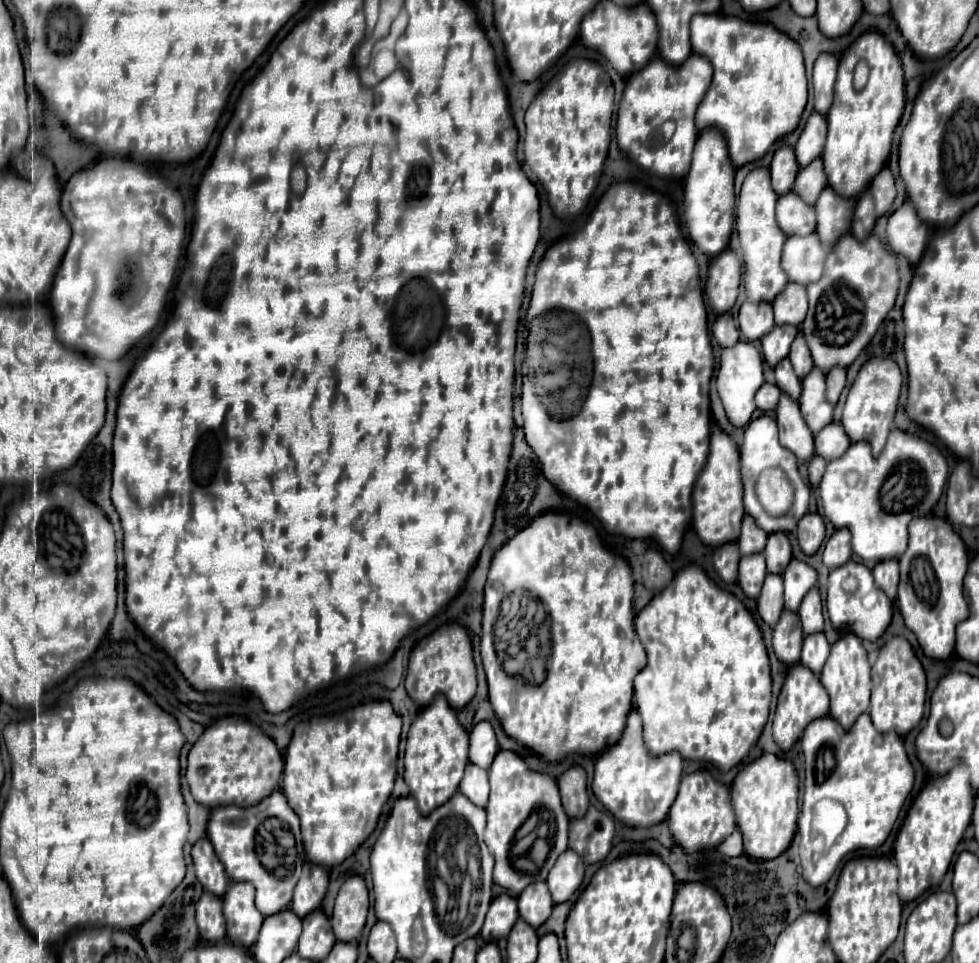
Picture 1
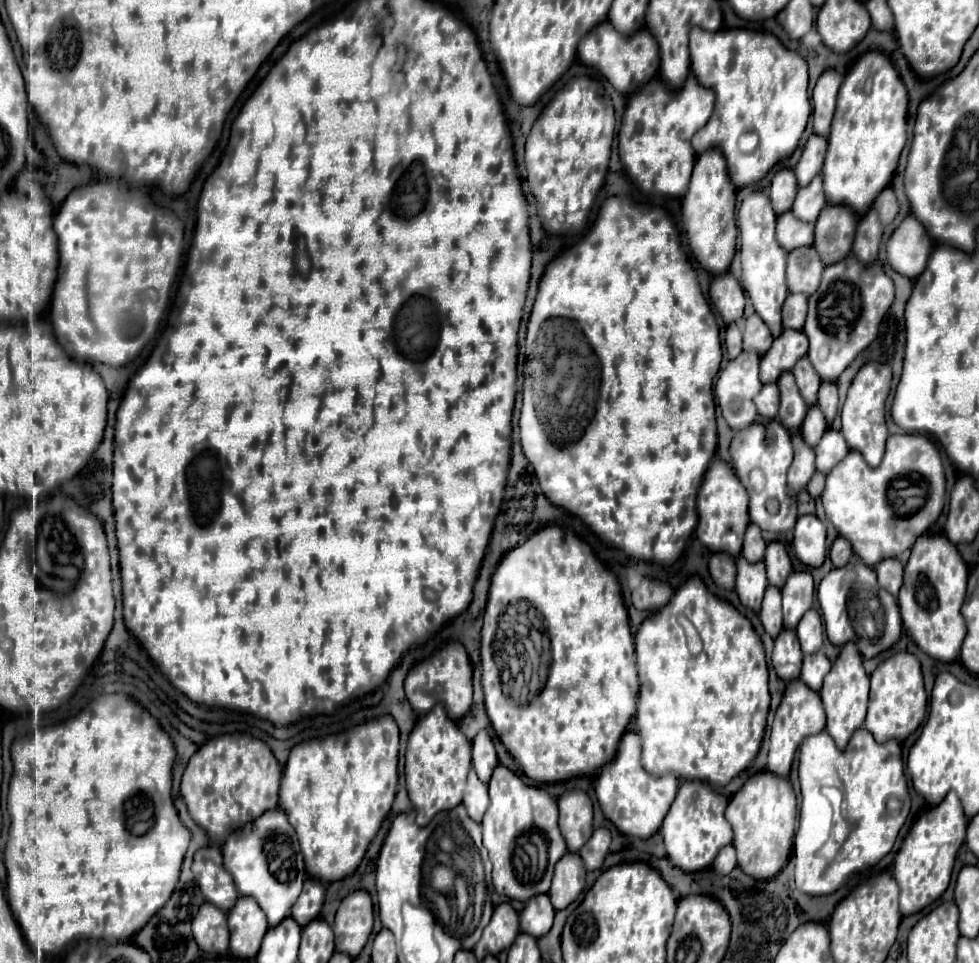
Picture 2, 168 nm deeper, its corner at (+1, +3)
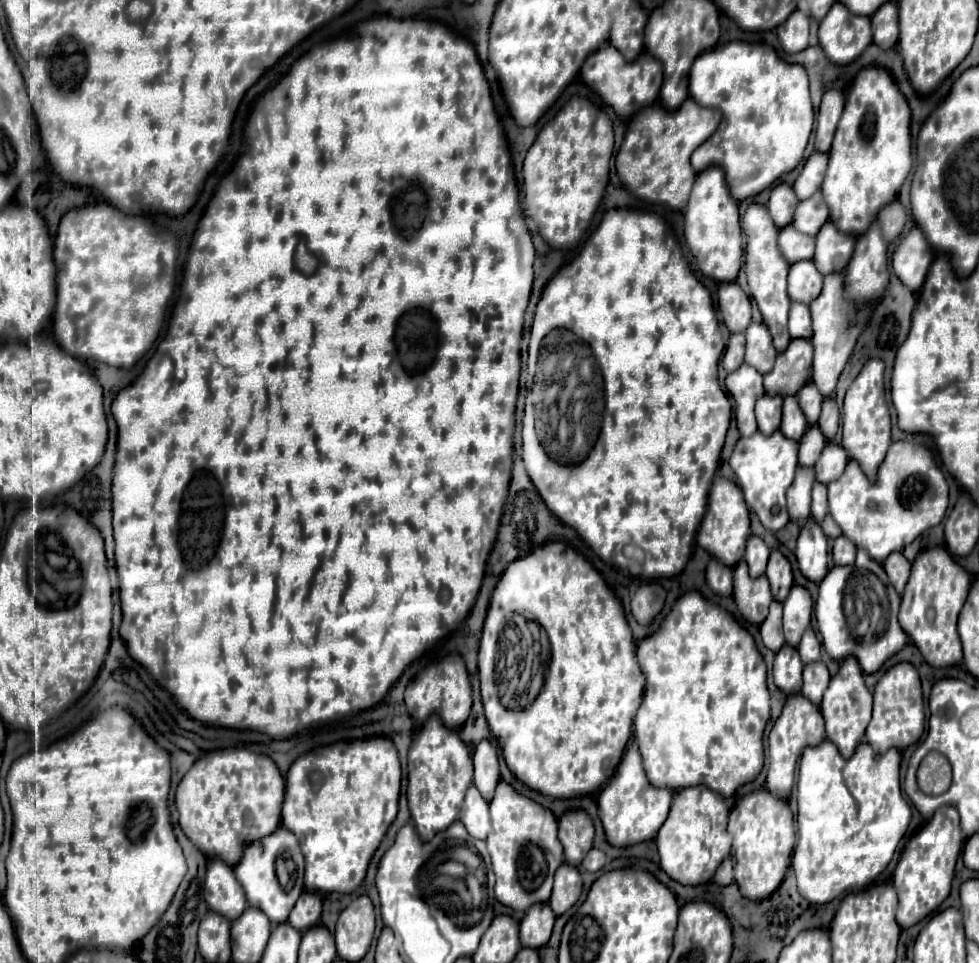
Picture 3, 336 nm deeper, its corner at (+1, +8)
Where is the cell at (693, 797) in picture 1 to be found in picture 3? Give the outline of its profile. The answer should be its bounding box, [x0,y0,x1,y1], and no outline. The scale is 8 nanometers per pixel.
[656,786,730,886]

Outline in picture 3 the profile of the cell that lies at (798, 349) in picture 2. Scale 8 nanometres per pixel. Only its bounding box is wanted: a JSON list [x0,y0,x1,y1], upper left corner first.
[764,340,812,396]

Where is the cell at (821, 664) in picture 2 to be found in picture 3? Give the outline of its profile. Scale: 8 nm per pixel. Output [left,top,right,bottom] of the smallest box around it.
[802,662,830,706]

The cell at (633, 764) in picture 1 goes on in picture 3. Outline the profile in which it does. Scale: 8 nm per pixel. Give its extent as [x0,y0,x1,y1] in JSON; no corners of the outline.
[598,742,672,848]

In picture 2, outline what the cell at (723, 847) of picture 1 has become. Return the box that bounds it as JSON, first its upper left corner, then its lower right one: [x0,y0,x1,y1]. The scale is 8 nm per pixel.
[714,845,736,873]

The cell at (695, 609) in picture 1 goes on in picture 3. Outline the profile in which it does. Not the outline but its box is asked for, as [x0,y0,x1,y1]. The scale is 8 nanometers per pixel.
[634,592,770,798]

